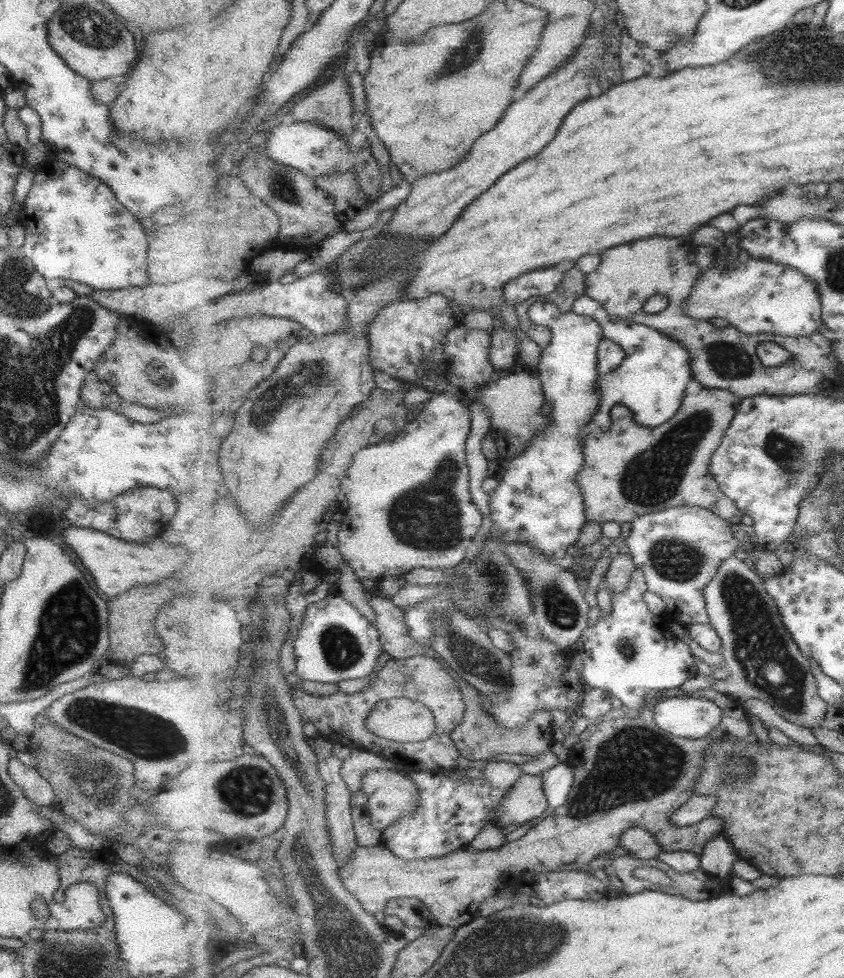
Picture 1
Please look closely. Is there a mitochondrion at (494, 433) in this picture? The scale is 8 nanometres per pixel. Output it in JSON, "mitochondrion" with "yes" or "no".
{"mitochondrion":"no"}

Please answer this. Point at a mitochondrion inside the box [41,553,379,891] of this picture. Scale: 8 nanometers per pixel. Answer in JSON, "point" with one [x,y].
{"point":[108,723]}

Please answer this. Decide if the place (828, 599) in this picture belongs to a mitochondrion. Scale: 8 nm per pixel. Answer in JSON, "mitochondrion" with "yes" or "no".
{"mitochondrion":"yes"}

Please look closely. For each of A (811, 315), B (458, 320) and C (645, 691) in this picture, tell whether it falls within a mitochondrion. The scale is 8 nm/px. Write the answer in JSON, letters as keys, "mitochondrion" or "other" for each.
{"A":"other","B":"other","C":"other"}

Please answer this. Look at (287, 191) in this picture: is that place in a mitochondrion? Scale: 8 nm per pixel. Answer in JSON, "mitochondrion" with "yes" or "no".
{"mitochondrion":"yes"}

